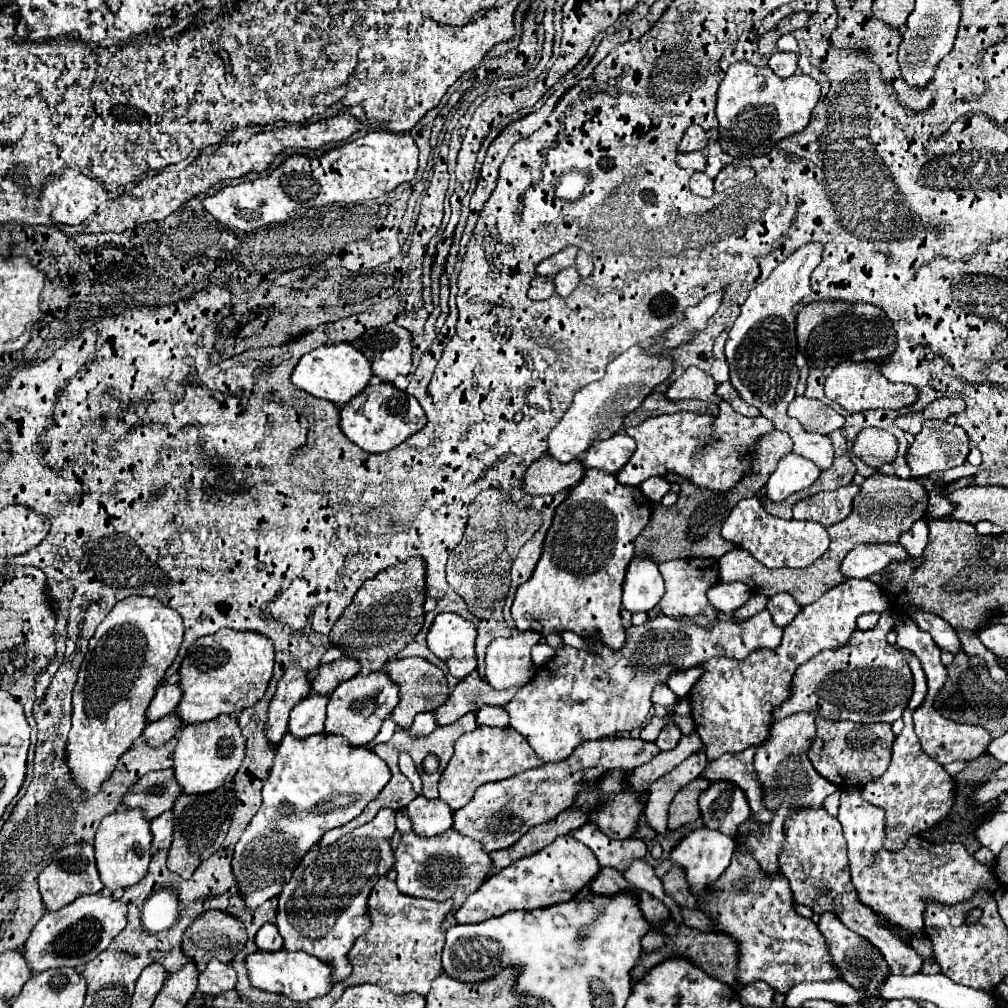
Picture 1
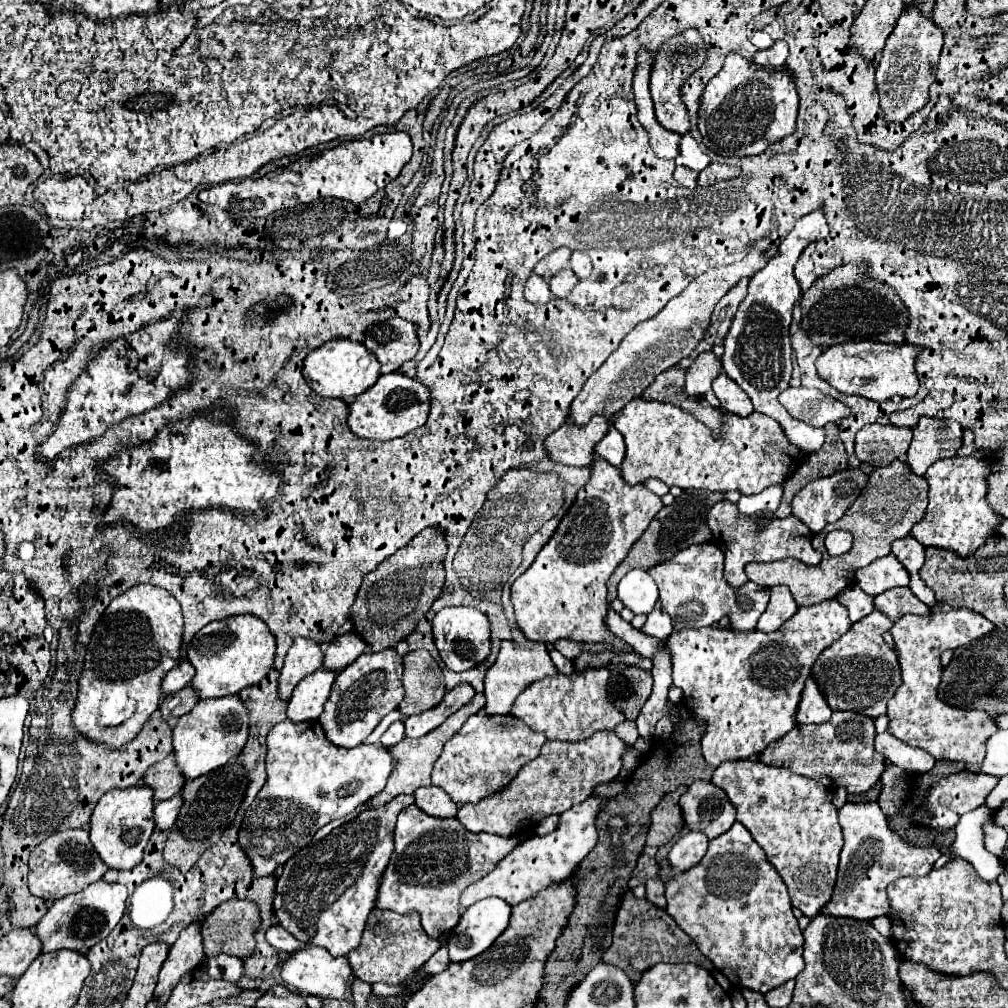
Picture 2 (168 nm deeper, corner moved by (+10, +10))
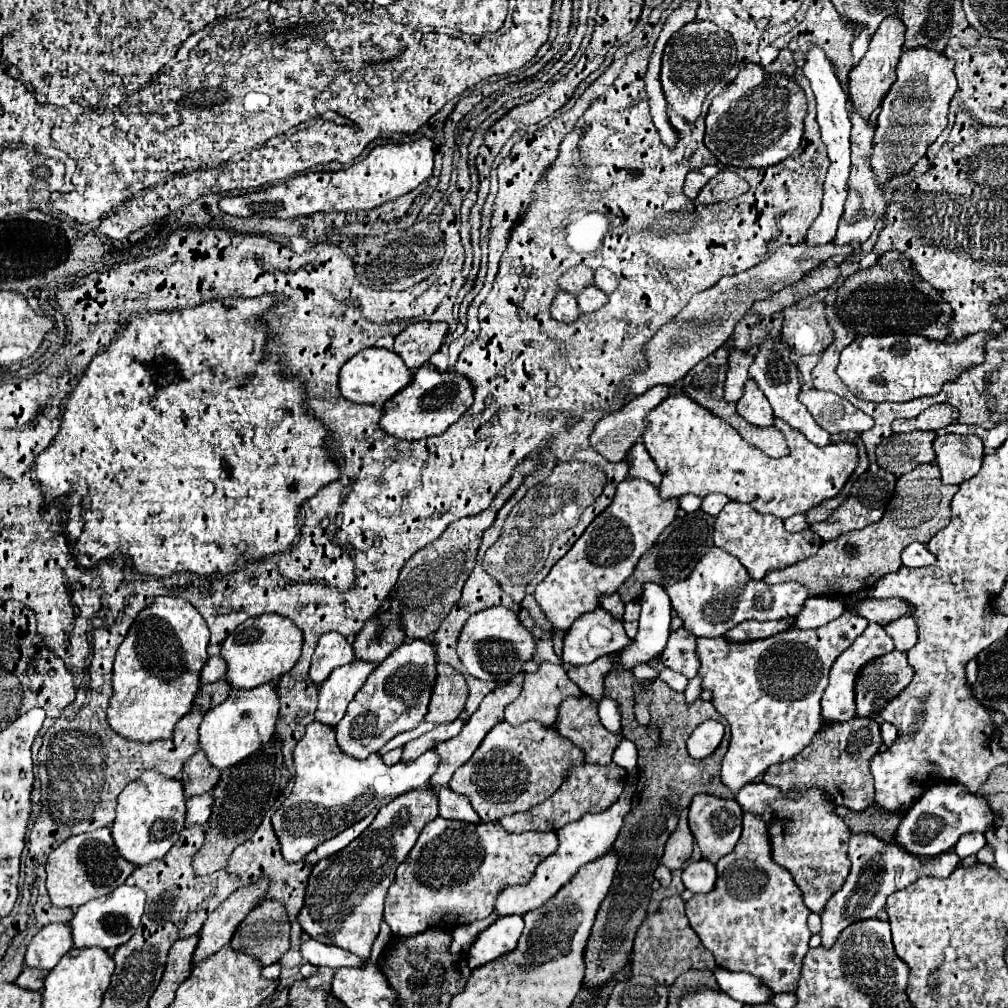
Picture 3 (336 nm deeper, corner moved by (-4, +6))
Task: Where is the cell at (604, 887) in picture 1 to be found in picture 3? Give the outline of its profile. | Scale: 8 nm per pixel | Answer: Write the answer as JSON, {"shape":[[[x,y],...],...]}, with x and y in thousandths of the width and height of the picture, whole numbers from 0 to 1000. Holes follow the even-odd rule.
{"shape":[[[674,889],[660,891],[652,905],[646,905],[640,909],[636,919],[632,921],[628,944],[626,944],[626,968],[642,966],[650,970],[654,976],[666,978],[674,966],[691,960],[691,962],[707,962],[711,956],[703,944],[697,942],[697,946],[689,948],[689,944],[695,940],[695,935],[691,927],[686,923],[682,909],[680,909],[680,895]]]}

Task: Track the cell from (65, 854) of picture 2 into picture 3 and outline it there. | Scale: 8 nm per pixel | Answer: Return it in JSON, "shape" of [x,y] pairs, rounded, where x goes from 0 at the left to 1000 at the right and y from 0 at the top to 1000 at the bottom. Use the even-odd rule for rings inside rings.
{"shape":[[[98,821],[86,827],[76,827],[66,831],[59,841],[55,841],[47,851],[47,885],[55,899],[59,901],[78,901],[80,897],[94,893],[124,875],[132,865],[132,857],[122,853],[110,833],[108,821]]]}

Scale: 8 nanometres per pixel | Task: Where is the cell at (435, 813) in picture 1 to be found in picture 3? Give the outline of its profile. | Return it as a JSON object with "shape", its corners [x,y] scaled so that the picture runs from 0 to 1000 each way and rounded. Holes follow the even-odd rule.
{"shape":[[[438,782],[434,786],[436,790],[436,810],[438,812],[447,812],[447,813],[459,813],[459,815],[475,815],[473,806],[469,804],[467,796],[463,790],[455,790],[447,786],[447,782]]]}

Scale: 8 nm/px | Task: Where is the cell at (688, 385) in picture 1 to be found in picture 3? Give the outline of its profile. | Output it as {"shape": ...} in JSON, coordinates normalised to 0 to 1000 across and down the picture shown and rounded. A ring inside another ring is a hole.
{"shape":[[[733,347],[723,349],[721,373],[719,373],[719,391],[717,391],[719,397],[731,399],[733,393],[737,391],[737,381],[743,375],[741,365],[743,365],[745,357],[747,357],[747,353],[743,353],[741,349],[733,349]]]}

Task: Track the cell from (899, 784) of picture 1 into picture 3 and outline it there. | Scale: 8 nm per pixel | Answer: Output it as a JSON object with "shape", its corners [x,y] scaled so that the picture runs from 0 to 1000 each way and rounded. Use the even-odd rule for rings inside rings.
{"shape":[[[896,613],[892,617],[888,615],[888,617],[878,621],[878,627],[886,633],[890,645],[898,645],[900,647],[910,637],[910,621],[908,621],[906,613]]]}

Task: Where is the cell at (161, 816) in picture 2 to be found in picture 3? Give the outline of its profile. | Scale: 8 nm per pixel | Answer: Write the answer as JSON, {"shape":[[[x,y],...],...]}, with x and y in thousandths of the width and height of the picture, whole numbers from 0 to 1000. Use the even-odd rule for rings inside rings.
{"shape":[[[199,788],[193,792],[186,794],[186,808],[184,808],[184,817],[193,819],[193,817],[203,817],[205,810],[209,808],[209,788]]]}

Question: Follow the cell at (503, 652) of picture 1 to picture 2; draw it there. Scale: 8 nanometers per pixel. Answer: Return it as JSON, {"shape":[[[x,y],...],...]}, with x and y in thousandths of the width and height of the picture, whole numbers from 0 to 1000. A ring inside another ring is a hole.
{"shape":[[[527,635],[521,637],[497,637],[497,645],[493,651],[493,657],[483,665],[481,671],[481,690],[483,690],[483,700],[481,706],[491,710],[501,710],[507,706],[509,694],[521,685],[525,683],[525,679],[541,673],[541,671],[551,671],[553,663],[547,657],[547,651],[543,647],[541,639],[533,639]]]}

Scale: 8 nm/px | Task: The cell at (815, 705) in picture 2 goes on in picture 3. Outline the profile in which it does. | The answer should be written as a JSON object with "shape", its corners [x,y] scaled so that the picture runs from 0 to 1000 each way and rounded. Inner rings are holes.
{"shape":[[[862,619],[860,625],[852,631],[852,635],[848,635],[844,639],[844,643],[840,643],[824,661],[824,669],[822,669],[822,681],[814,692],[814,710],[822,716],[838,716],[838,714],[844,714],[848,710],[848,687],[846,687],[846,681],[848,681],[848,667],[852,667],[852,663],[856,659],[860,659],[860,655],[866,655],[868,651],[876,651],[880,647],[884,647],[888,641],[886,641],[886,635],[878,629],[876,621],[872,619]]]}

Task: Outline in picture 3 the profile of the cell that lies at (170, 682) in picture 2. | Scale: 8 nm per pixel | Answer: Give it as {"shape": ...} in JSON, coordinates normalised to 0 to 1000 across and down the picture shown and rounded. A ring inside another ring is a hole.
{"shape":[[[219,651],[207,653],[205,659],[203,659],[201,665],[199,665],[199,679],[209,679],[209,677],[219,675],[219,673],[221,673],[221,667],[223,667],[221,653],[219,653]]]}

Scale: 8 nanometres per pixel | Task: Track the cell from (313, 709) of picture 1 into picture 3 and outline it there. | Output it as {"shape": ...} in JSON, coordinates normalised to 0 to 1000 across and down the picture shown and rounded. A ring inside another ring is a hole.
{"shape":[[[354,655],[350,659],[332,663],[316,681],[316,700],[313,704],[313,714],[324,720],[332,720],[340,712],[344,698],[362,679],[370,663],[372,659],[356,659]]]}

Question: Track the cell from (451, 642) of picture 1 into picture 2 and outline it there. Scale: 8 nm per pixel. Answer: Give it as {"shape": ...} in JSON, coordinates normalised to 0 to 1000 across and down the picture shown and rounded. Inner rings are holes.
{"shape":[[[453,601],[453,603],[439,603],[430,613],[430,635],[438,649],[441,661],[449,667],[461,667],[485,653],[487,647],[487,621],[483,609],[473,603]]]}

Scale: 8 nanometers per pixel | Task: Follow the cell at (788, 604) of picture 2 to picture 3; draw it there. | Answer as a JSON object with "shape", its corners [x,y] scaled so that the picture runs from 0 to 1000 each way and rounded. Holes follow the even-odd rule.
{"shape":[[[807,591],[799,595],[797,605],[787,613],[785,623],[801,625],[801,623],[813,623],[822,619],[824,615],[832,613],[838,607],[838,599],[834,593],[822,593],[822,591]]]}

